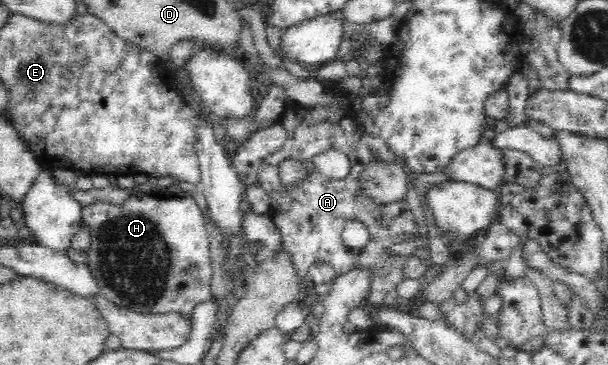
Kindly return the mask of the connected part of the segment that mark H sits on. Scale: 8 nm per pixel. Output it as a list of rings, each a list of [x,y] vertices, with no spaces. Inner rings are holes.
[[[134,193],[121,206],[108,202],[83,206],[81,216],[83,227],[89,228],[91,234],[87,264],[96,278],[100,295],[108,302],[136,313],[178,311],[190,318],[195,305],[214,299],[210,291],[212,266],[209,230],[206,229],[205,216],[194,199]]]

